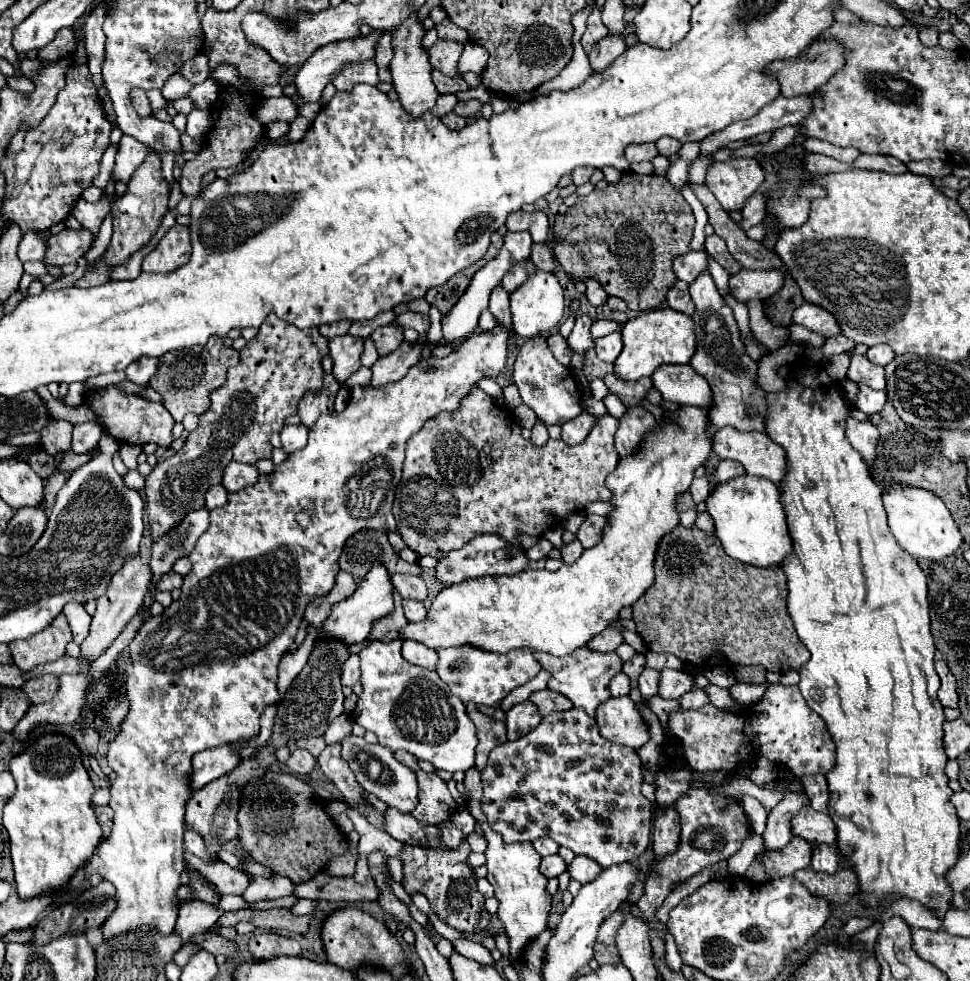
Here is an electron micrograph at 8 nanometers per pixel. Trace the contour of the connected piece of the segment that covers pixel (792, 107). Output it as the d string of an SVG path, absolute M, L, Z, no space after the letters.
M778 96L776 100L772 100L770 104L766 104L766 106L764 106L756 116L752 116L750 120L740 120L740 122L730 124L728 128L724 128L724 130L720 130L720 132L710 134L706 140L702 140L700 156L698 156L698 158L692 162L692 166L690 166L688 182L692 182L692 184L704 184L706 168L712 164L710 154L714 154L716 150L724 148L728 142L748 140L748 138L752 138L752 136L756 136L756 134L762 134L762 132L774 132L774 130L784 128L784 126L794 126L794 124L802 122L810 110L812 110L812 96L796 96L796 98L784 98L784 96Z

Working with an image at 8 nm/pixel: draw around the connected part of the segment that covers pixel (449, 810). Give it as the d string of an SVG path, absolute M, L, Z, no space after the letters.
M394 752L394 756L398 762L414 770L418 776L418 786L420 786L418 808L414 808L410 816L414 816L418 822L424 824L442 824L444 820L448 820L456 812L456 802L446 782L440 780L434 772L420 770L416 758L410 756L410 752Z

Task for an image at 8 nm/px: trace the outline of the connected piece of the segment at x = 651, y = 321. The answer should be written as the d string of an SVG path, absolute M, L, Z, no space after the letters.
M672 308L646 310L636 318L630 318L620 332L624 348L614 362L614 374L622 380L638 380L642 376L652 376L652 372L662 364L688 364L692 354L696 352L692 318Z

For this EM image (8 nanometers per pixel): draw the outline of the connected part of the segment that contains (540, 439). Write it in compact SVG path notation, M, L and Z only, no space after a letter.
M538 420L538 422L536 422L536 426L532 428L532 438L530 438L530 440L532 440L536 446L544 446L544 444L548 442L548 438L550 438L550 436L548 436L546 424Z

